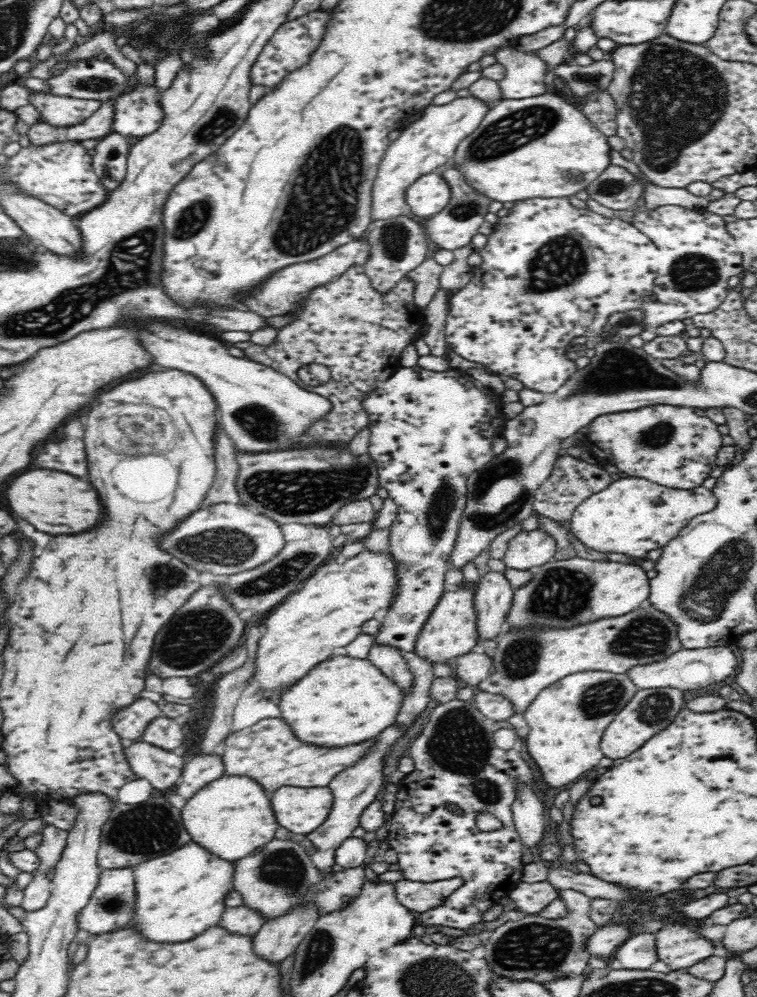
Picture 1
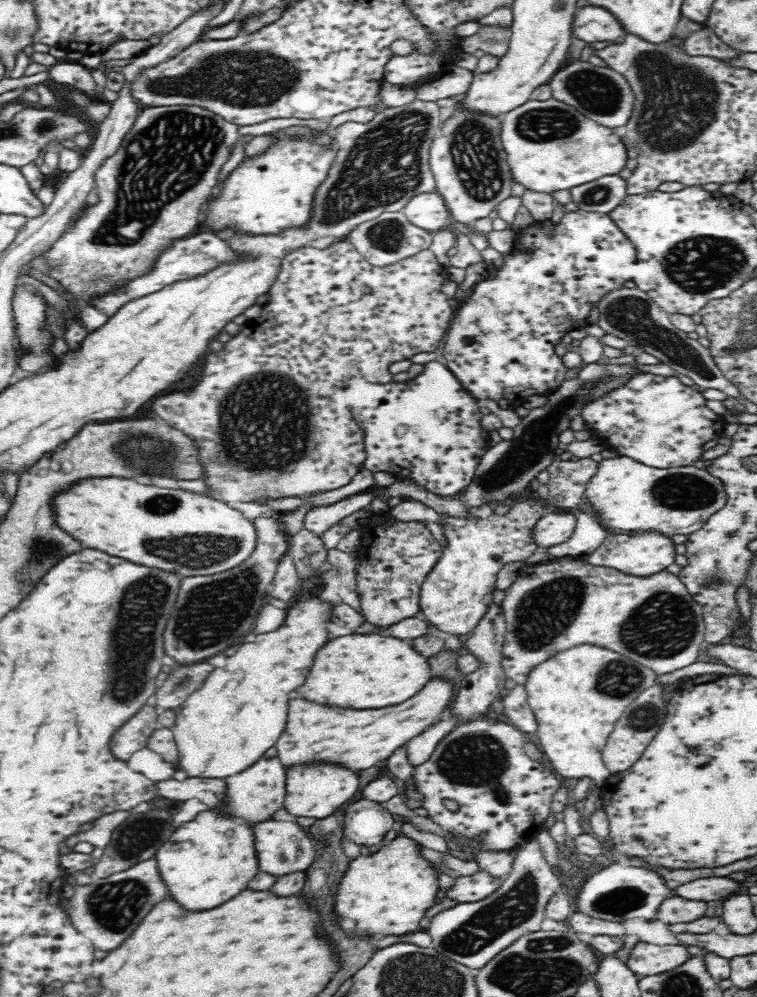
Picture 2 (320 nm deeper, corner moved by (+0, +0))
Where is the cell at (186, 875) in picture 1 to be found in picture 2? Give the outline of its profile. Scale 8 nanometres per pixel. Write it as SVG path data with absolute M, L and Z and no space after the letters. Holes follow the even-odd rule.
M210 808L200 812L194 820L184 822L154 856L170 896L188 910L210 910L246 890L248 882L260 872L255 837L252 824Z

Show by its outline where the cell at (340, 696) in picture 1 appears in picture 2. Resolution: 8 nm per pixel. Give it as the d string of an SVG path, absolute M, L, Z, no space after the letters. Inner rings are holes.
M354 632L324 642L315 654L306 682L295 695L330 706L380 709L412 698L432 678L429 659L416 650L413 640Z

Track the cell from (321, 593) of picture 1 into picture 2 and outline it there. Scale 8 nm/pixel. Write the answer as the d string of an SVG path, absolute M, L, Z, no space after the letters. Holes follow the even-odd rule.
M310 598L310 600L297 601L290 604L287 609L287 616L285 622L278 628L276 632L268 634L258 634L254 644L242 644L238 648L236 654L232 654L228 658L228 664L224 667L215 668L209 675L208 678L202 683L200 690L196 690L187 700L182 703L178 708L175 709L175 723L171 726L175 743L177 744L178 758L177 767L183 770L187 778L215 778L225 779L241 773L248 767L251 767L255 762L258 762L269 748L272 748L276 744L276 741L280 738L280 735L284 732L287 725L287 716L289 709L289 702L293 695L297 692L297 689L306 682L308 673L312 666L316 652L324 646L324 642L328 641L328 635L326 633L326 622L331 621L330 603L323 603L319 598Z

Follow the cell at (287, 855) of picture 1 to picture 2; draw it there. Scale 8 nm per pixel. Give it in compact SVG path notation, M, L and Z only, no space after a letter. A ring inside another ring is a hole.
M268 819L256 822L253 825L255 832L255 847L258 857L259 869L262 872L270 872L276 876L296 872L296 870L306 870L314 862L314 844L310 837L294 821L280 821L279 819Z

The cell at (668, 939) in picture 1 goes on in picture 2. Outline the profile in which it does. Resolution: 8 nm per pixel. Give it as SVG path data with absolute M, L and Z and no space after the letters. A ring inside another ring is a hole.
M638 941L628 954L626 966L636 976L646 977L684 964L689 953L684 945L660 946Z

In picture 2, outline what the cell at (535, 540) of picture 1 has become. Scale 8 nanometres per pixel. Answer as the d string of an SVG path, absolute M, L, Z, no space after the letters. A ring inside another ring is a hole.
M550 510L536 523L533 530L535 543L540 549L560 544L570 538L576 523L577 518L574 513Z

